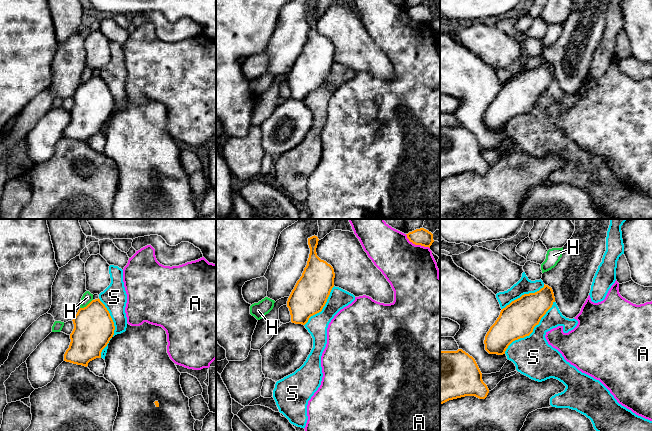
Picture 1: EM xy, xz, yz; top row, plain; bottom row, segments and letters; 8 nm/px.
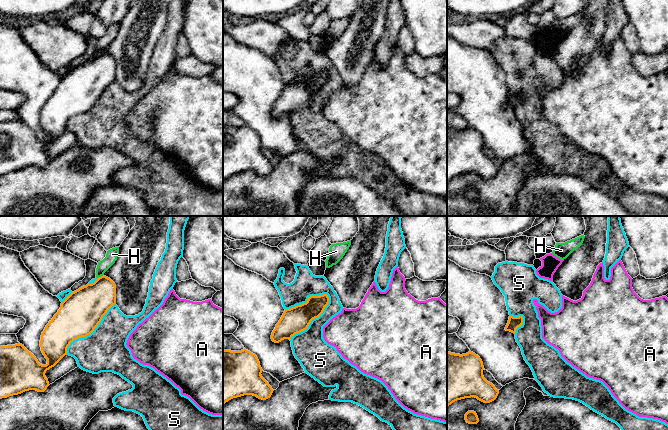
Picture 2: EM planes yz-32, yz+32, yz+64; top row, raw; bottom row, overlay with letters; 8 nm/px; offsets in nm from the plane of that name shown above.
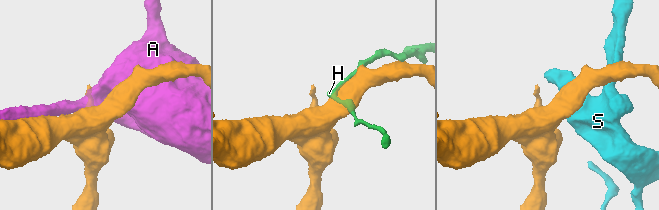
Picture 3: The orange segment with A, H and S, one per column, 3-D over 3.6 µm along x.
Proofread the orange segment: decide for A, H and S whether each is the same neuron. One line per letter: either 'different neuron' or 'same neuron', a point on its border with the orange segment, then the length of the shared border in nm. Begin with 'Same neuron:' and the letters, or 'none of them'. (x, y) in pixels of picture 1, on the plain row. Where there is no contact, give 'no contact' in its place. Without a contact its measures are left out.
Same neuron: none of them
A: different neuron; meets orange in xz at (416, 20); contact 240 nm long
H: different neuron; meets orange in xy at (87, 81); contact 130 nm long
S: different neuron; meets orange in yz at (531, 108); contact 600 nm long

